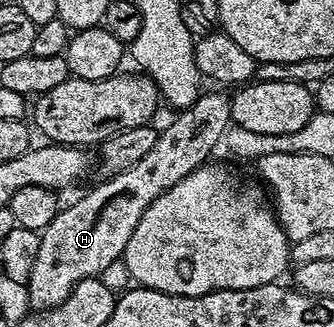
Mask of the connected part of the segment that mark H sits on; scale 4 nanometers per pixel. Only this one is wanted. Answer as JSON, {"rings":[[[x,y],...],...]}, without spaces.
{"rings":[[[208,92],[201,93],[192,107],[177,113],[170,126],[159,131],[155,145],[144,158],[129,170],[105,179],[70,206],[59,209],[56,218],[42,230],[40,251],[26,283],[33,309],[54,308],[80,281],[100,276],[112,262],[121,259],[144,210],[164,190],[207,163],[232,124],[231,97]]]}

